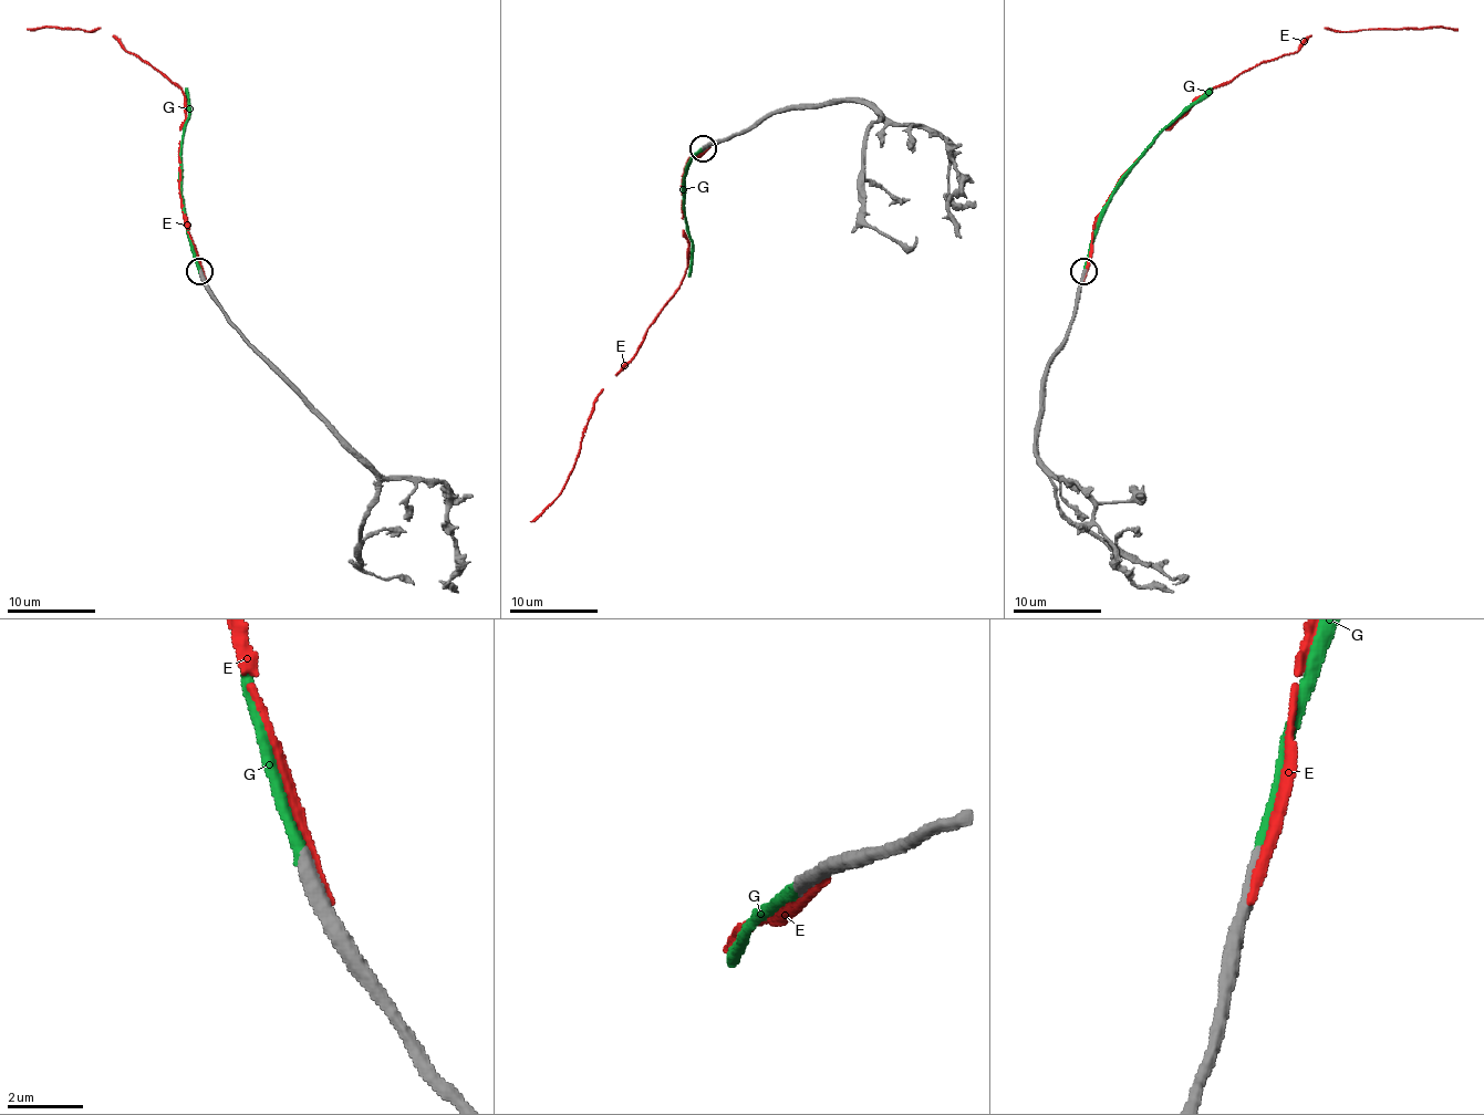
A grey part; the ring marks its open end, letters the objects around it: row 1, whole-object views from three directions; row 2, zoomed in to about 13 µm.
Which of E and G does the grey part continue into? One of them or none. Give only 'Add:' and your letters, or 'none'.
Add: G

